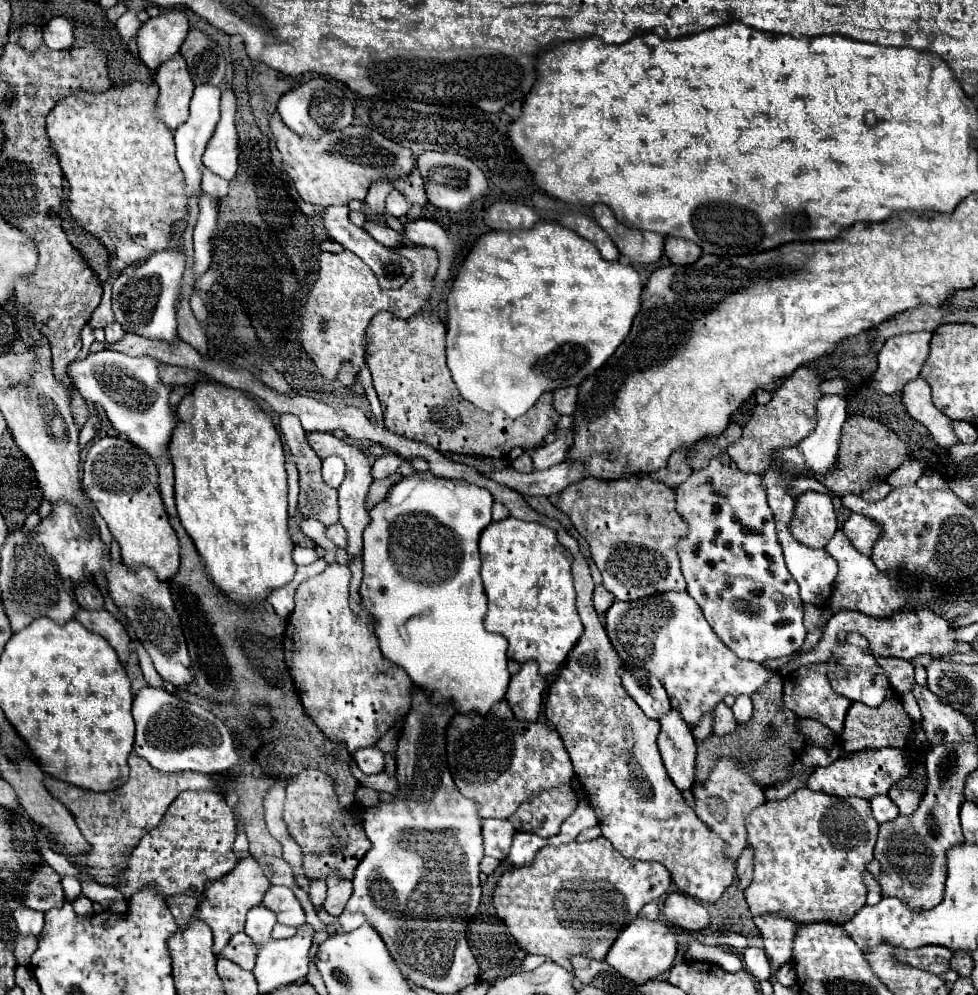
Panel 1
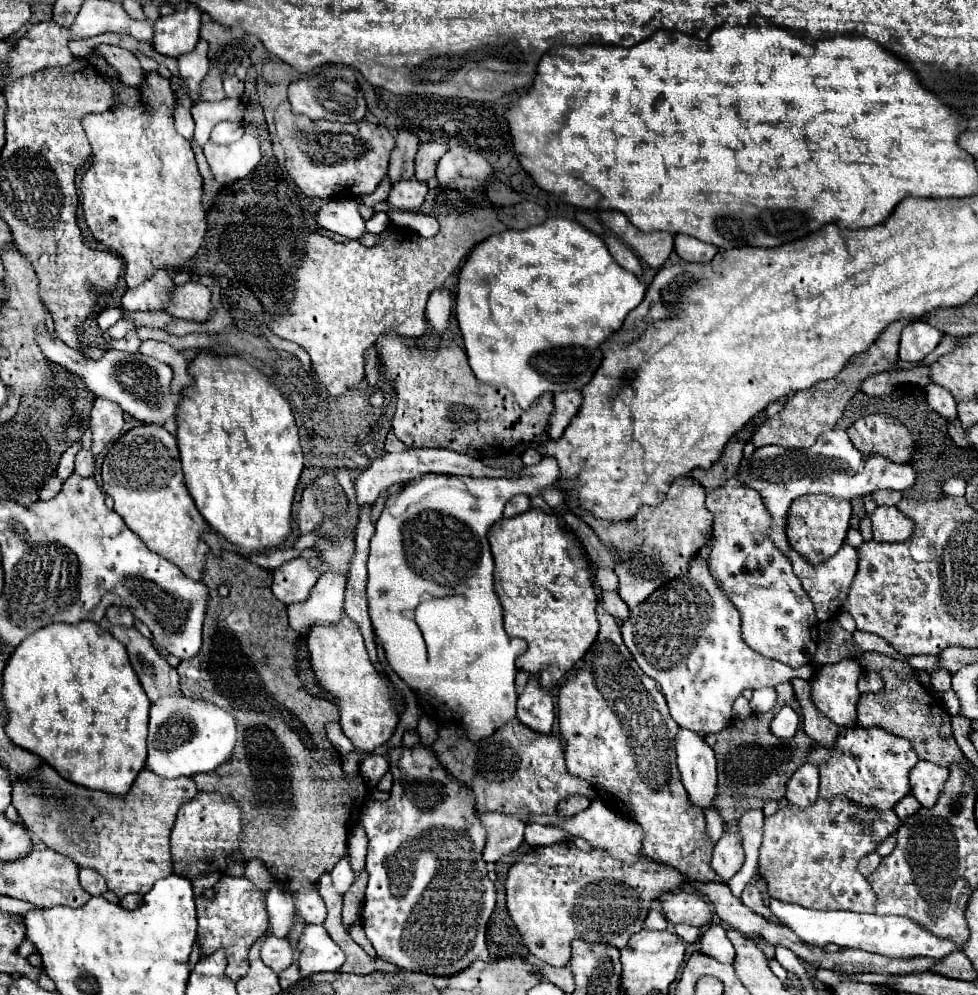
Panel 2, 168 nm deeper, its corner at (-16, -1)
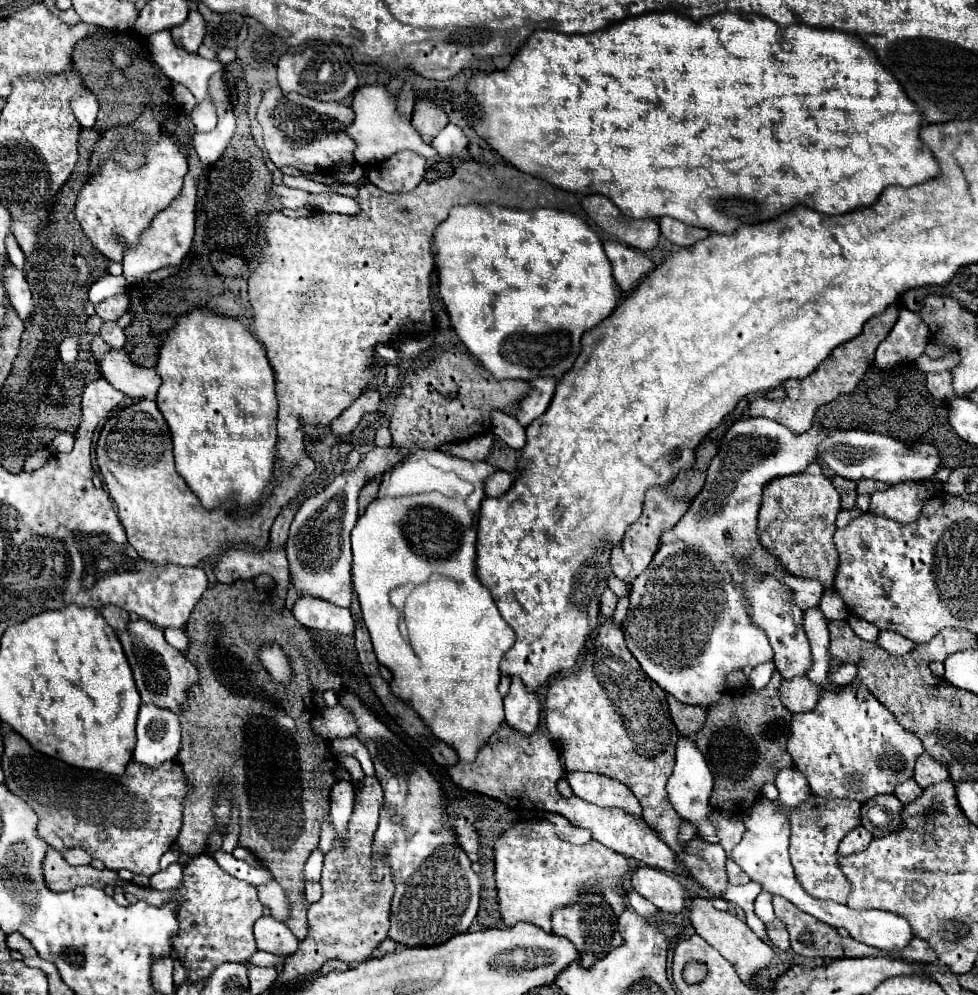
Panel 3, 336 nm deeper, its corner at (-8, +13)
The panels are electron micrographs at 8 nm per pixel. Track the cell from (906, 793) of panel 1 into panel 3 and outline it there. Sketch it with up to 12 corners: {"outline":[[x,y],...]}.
{"outline":[[926,751],[916,759],[914,781],[926,789],[950,777]]}

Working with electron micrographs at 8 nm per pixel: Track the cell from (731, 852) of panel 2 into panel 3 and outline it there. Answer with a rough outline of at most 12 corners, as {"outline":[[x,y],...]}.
{"outline":[[694,837],[678,861],[710,895],[726,889],[726,853]]}

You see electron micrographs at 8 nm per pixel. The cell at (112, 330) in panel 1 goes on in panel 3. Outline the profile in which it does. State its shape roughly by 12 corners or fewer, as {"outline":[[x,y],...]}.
{"outline":[[114,321],[102,325],[100,337],[110,347],[122,349],[124,329]]}

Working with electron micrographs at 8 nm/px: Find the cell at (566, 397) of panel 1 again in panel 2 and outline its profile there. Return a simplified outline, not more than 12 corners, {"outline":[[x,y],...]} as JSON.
{"outline":[[580,391],[554,393],[546,433],[558,439],[582,403]]}

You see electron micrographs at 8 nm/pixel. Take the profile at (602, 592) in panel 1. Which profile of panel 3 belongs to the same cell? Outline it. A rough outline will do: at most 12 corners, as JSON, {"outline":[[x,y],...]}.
{"outline":[[606,589],[600,599],[600,613],[610,619],[618,597]]}

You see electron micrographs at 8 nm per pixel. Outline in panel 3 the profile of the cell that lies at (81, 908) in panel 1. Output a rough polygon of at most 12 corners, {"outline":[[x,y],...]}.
{"outline":[[82,849],[62,853],[70,865],[90,865],[92,857]]}

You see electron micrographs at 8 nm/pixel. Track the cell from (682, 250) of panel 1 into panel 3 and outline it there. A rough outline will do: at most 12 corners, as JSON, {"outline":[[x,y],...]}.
{"outline":[[660,217],[670,243],[690,247],[710,235],[708,229]]}

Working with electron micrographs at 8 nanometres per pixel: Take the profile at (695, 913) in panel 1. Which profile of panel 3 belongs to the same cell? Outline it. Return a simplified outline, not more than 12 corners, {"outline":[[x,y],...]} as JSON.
{"outline":[[652,867],[632,887],[658,909],[680,913],[690,901],[676,877]]}

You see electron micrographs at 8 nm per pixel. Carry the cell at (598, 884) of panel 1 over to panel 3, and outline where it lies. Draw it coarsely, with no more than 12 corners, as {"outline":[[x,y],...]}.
{"outline":[[546,819],[494,843],[500,915],[552,933],[588,885],[614,915],[630,861]]}

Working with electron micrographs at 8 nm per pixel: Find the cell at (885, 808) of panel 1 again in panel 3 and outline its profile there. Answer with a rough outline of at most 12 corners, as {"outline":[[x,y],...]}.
{"outline":[[914,779],[900,783],[894,789],[902,803],[914,801],[922,789]]}

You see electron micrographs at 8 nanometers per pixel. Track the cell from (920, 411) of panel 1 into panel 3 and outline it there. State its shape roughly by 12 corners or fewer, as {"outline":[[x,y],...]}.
{"outline":[[950,371],[926,373],[926,387],[936,399],[952,399]]}

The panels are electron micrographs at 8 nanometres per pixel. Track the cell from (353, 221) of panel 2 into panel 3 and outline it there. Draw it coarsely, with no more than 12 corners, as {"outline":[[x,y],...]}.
{"outline":[[274,185],[272,193],[288,209],[310,207],[308,191]]}

